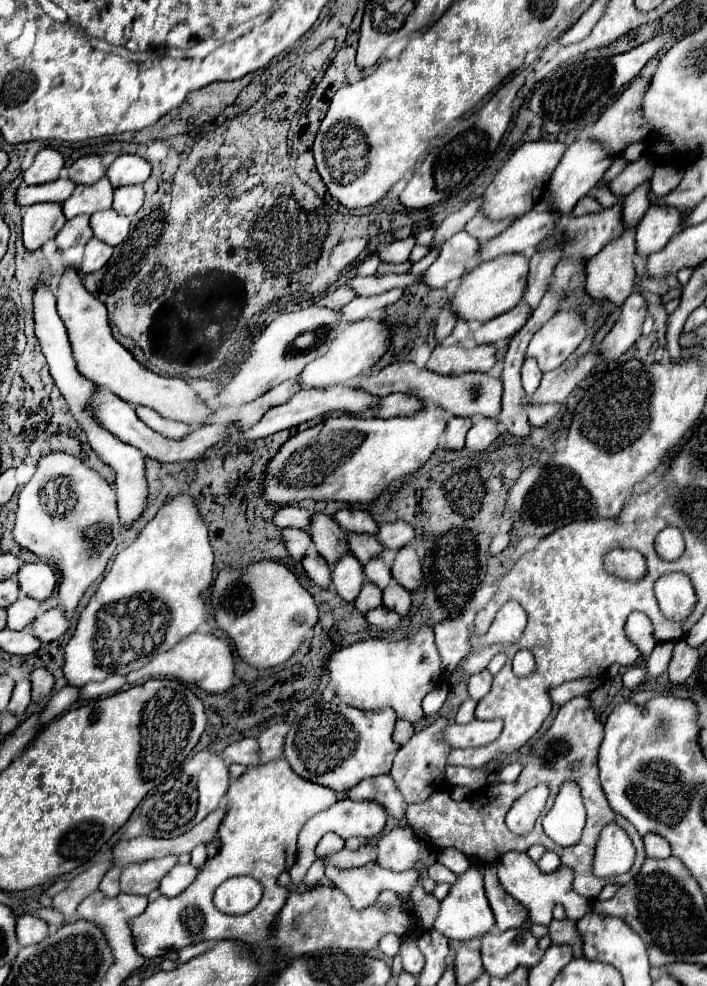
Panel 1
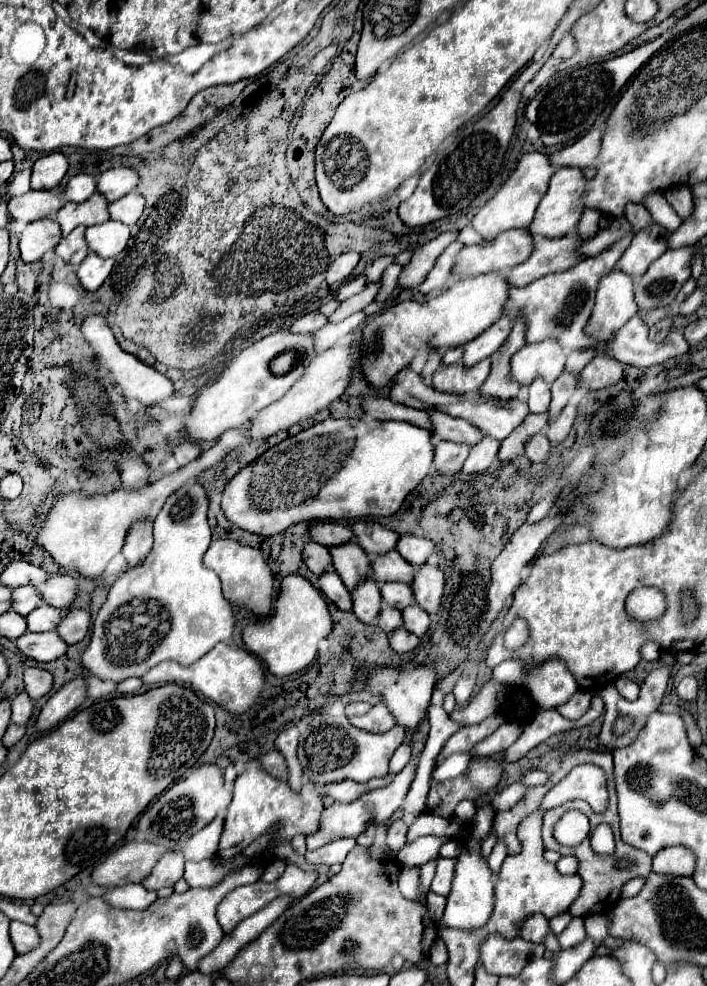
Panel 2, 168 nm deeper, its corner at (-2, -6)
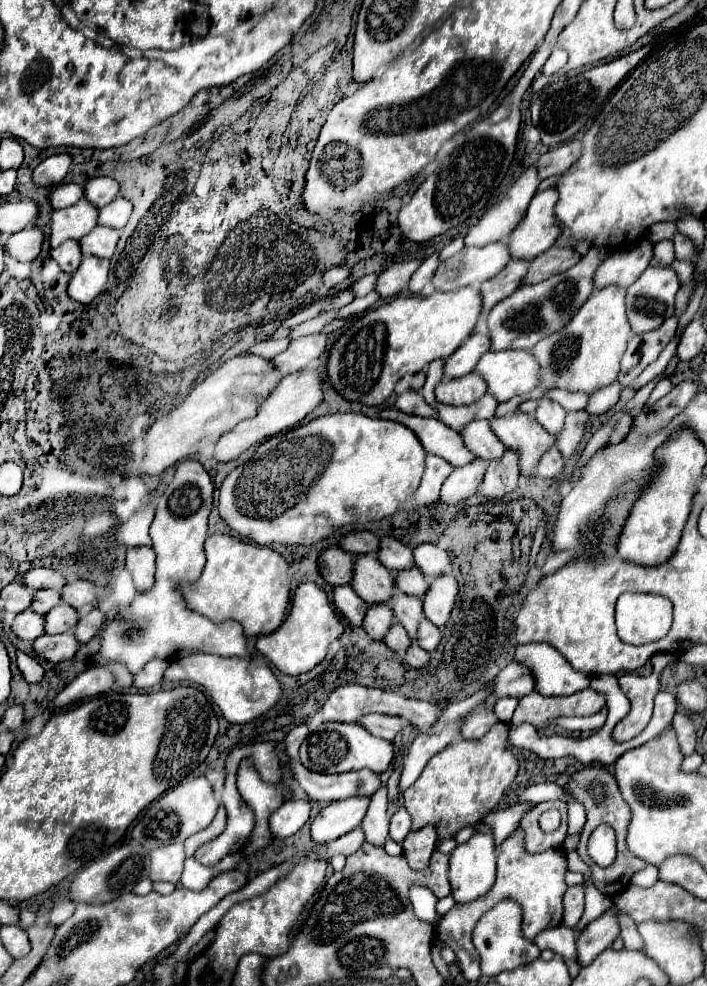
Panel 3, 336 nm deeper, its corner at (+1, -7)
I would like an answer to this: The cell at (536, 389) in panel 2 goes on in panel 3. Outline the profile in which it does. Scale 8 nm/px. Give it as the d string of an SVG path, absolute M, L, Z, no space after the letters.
M540 398L538 402L538 408L536 408L536 420L550 432L550 434L558 434L564 426L564 416L566 416L566 410L548 400L548 398Z

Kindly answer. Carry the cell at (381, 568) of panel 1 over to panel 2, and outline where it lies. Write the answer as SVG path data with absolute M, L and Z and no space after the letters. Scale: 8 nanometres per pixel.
M383 583L381 595L391 607L395 607L399 611L403 611L405 607L409 607L413 603L413 589L405 583Z

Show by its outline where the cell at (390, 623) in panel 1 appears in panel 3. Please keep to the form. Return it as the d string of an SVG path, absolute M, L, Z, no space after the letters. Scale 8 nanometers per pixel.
M412 644L408 650L406 650L406 656L404 656L404 662L414 666L414 668L422 668L426 666L430 660L430 654L422 648L418 648L418 644Z

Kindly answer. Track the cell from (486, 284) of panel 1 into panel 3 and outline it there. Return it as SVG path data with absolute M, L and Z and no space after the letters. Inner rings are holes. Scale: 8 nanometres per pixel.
M472 286L452 292L438 290L428 298L396 298L380 308L372 308L356 318L352 326L334 342L328 362L330 382L346 400L380 406L404 374L420 372L432 360L444 360L460 348L460 344L472 334L480 312L482 296L478 296L478 290ZM378 358L382 364L380 376Z

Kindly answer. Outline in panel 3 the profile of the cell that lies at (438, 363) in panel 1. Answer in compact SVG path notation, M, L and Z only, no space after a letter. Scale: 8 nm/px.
M470 372L462 378L454 380L442 380L436 386L436 400L442 404L452 404L452 406L462 406L478 400L486 392L486 382L478 372Z

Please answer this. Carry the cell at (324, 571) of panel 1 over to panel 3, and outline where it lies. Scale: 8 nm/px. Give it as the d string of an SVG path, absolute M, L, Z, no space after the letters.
M348 584L334 588L334 592L332 592L332 602L334 602L336 610L338 610L350 624L362 626L362 618L364 618L364 614L366 614L368 604L366 604L362 598L358 598Z

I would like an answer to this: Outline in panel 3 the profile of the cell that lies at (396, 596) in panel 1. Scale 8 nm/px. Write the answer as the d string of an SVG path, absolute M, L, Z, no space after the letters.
M422 620L422 624L418 626L418 638L416 638L418 646L432 652L440 644L440 638L442 638L440 630L434 624L430 624L430 620Z

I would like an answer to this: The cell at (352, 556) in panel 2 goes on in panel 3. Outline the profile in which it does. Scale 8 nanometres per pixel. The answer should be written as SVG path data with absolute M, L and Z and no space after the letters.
M358 556L354 560L354 582L350 582L350 586L366 604L388 602L394 594L392 578L392 572L384 568L376 556Z

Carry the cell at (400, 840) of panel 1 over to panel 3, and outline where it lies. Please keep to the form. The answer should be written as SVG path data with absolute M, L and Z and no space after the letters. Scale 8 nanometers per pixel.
M400 808L390 820L390 838L400 844L410 830L412 830L412 820L410 820L408 812L404 808Z

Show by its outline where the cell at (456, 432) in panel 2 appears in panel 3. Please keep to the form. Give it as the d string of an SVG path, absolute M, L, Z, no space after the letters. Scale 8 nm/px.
M474 420L474 422L466 424L466 428L462 428L460 436L462 436L464 444L470 448L470 452L474 452L478 458L484 458L484 460L500 458L506 450L504 444L490 430L488 420Z

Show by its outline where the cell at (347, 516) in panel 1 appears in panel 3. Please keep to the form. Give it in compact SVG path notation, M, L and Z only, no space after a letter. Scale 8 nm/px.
M380 536L380 544L382 544L382 548L378 548L376 558L388 570L398 572L398 570L404 570L404 568L412 568L414 566L412 548L408 548L400 540L396 540L392 536Z

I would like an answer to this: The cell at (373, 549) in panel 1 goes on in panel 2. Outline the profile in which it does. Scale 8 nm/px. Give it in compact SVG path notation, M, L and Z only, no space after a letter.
M391 551L389 555L377 555L371 557L373 563L373 579L375 581L399 581L399 583L413 583L415 567L407 563L397 551Z

